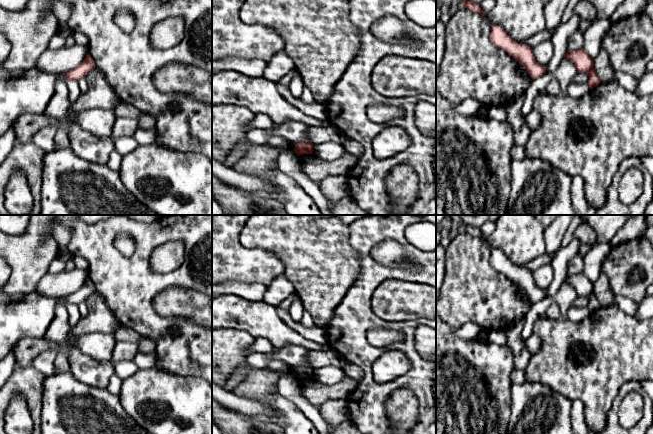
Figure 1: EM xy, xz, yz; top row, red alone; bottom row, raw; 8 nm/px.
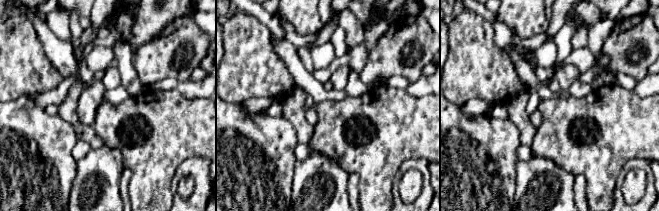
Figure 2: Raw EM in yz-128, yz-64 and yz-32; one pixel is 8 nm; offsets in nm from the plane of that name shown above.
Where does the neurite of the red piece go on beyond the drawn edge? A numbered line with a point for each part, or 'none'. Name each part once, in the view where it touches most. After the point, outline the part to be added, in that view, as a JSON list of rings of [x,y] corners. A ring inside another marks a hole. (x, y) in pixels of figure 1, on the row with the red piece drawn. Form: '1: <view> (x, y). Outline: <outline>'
none

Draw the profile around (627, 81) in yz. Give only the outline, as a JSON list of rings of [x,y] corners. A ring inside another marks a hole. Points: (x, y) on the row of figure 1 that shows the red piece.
[[[615,72],[614,78],[619,82],[619,84],[624,87],[625,89],[636,92],[638,79],[635,79],[631,75],[621,73],[621,72]]]

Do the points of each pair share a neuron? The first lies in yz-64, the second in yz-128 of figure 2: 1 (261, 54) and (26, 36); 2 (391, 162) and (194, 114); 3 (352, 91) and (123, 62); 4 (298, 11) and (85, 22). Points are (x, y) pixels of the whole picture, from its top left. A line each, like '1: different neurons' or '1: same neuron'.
1: same neuron
2: same neuron
3: same neuron
4: same neuron

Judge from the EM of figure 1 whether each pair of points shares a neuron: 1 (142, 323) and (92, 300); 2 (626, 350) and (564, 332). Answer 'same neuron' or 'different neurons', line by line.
1: different neurons
2: same neuron

